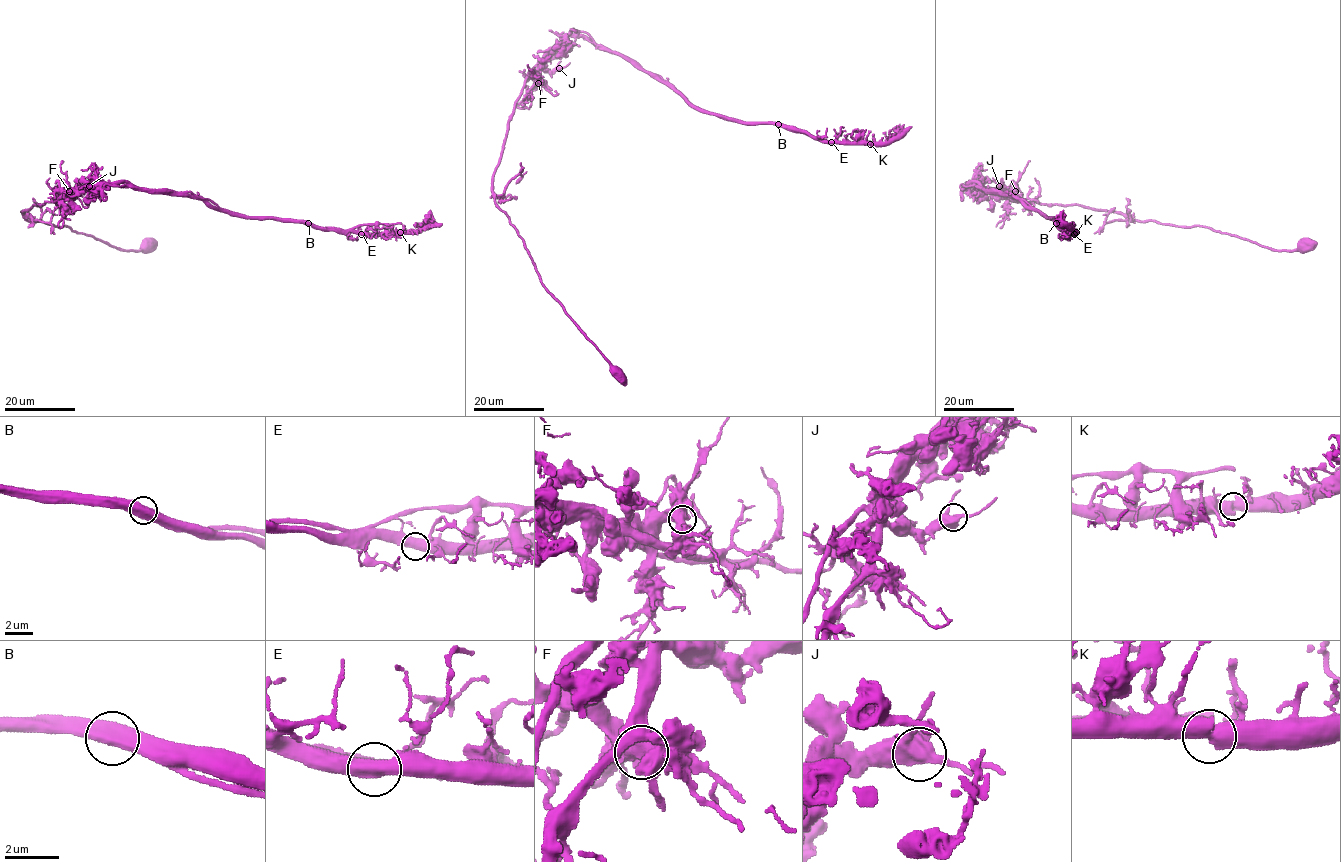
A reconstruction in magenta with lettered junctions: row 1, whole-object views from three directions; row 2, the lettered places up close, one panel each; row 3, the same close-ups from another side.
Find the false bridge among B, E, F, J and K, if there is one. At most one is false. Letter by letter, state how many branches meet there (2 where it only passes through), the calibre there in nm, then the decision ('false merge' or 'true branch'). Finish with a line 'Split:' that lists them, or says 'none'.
B: 2 | 600 nm | false merge
E: 2 | 550 nm | true branch
F: 3 | 550 nm | true branch
J: 3 | 550 nm | true branch
K: 2 | 650 nm | true branch
Split: B

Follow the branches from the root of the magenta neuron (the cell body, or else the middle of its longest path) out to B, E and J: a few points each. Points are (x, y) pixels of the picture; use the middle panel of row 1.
B: (617, 373), (544, 285), (494, 200), (494, 169), (527, 75), (569, 36), (586, 36), (695, 106), (778, 125)
E: (617, 373), (544, 285), (494, 200), (494, 169), (527, 75), (569, 36), (586, 36), (703, 110), (831, 142)
J: (617, 373), (544, 285), (523, 240), (495, 203), (493, 191), (508, 120), (526, 76), (532, 70), (559, 68)

